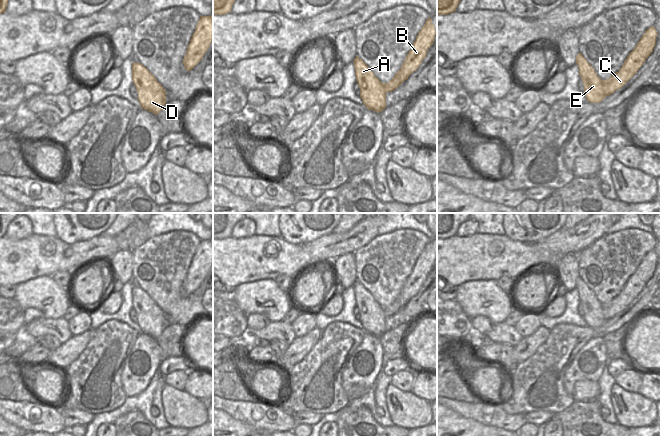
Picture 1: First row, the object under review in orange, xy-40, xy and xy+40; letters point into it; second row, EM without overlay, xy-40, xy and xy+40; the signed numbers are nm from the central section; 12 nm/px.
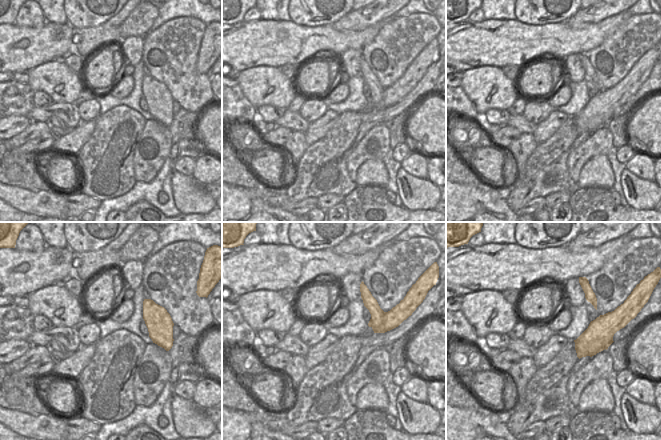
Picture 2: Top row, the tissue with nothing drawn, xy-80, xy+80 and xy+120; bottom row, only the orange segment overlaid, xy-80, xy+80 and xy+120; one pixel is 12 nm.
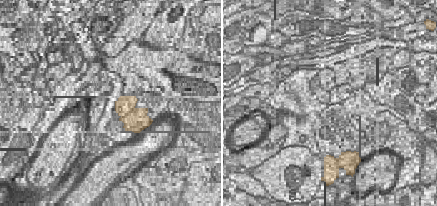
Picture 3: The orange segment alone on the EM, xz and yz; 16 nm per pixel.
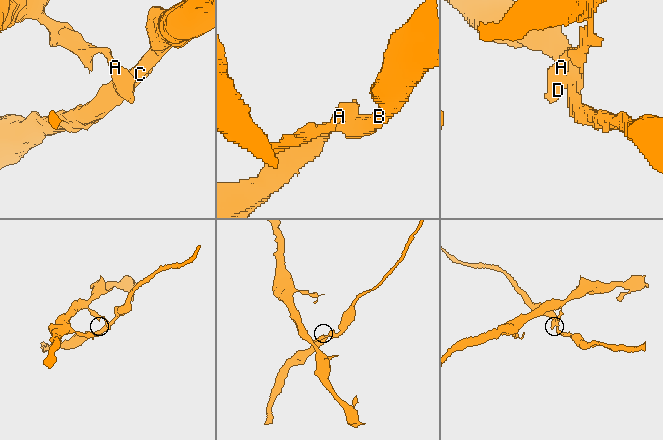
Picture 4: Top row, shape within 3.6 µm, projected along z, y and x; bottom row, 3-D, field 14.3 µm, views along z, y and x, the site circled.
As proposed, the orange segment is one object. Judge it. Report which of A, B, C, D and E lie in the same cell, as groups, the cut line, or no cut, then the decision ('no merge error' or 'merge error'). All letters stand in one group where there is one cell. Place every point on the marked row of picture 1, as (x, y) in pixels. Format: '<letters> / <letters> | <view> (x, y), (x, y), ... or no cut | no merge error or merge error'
A D E / B C | xy+40 (602, 80), (602, 91), (606, 95) | merge error

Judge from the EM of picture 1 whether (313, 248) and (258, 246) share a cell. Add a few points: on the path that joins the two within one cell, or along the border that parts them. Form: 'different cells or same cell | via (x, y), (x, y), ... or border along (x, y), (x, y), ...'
different cells | border along (301, 245), (315, 256), (325, 257)

